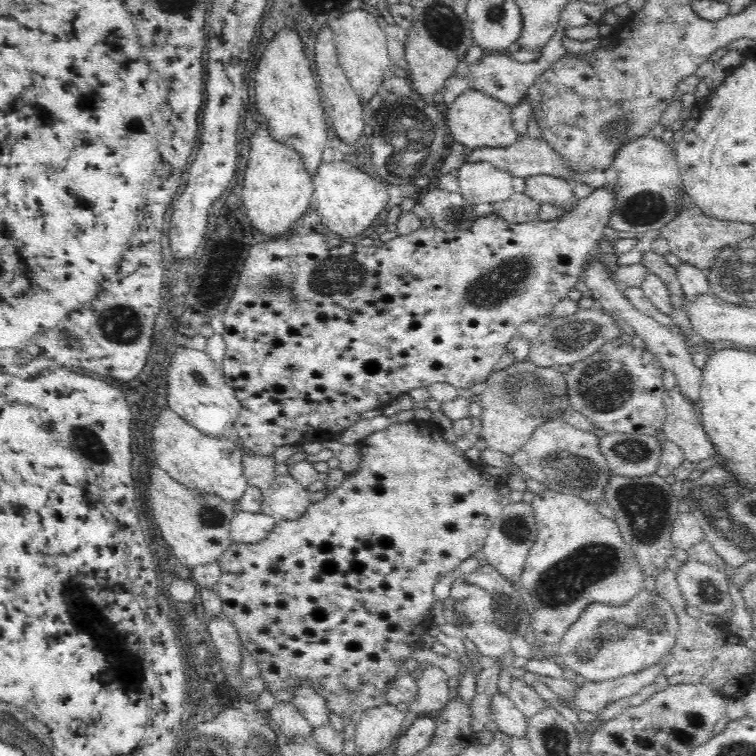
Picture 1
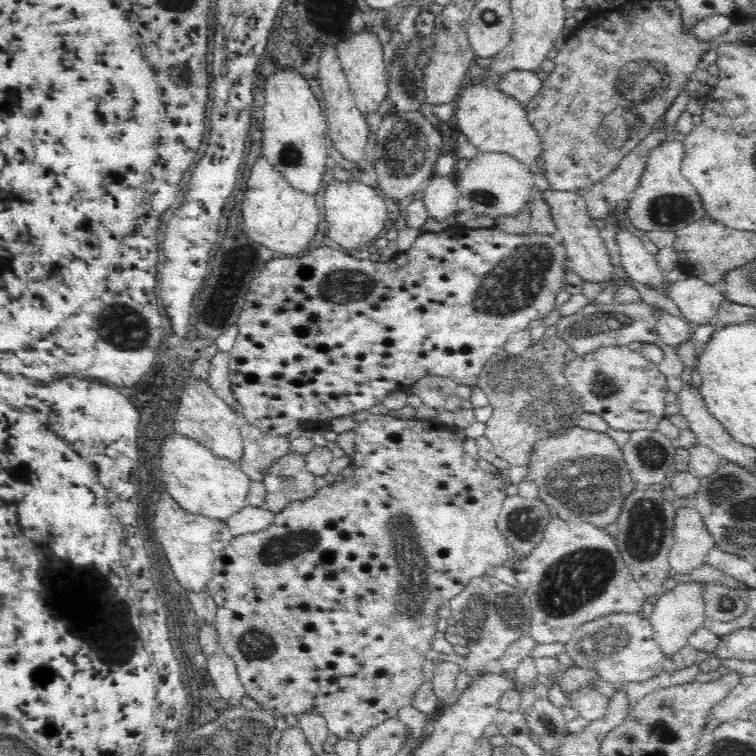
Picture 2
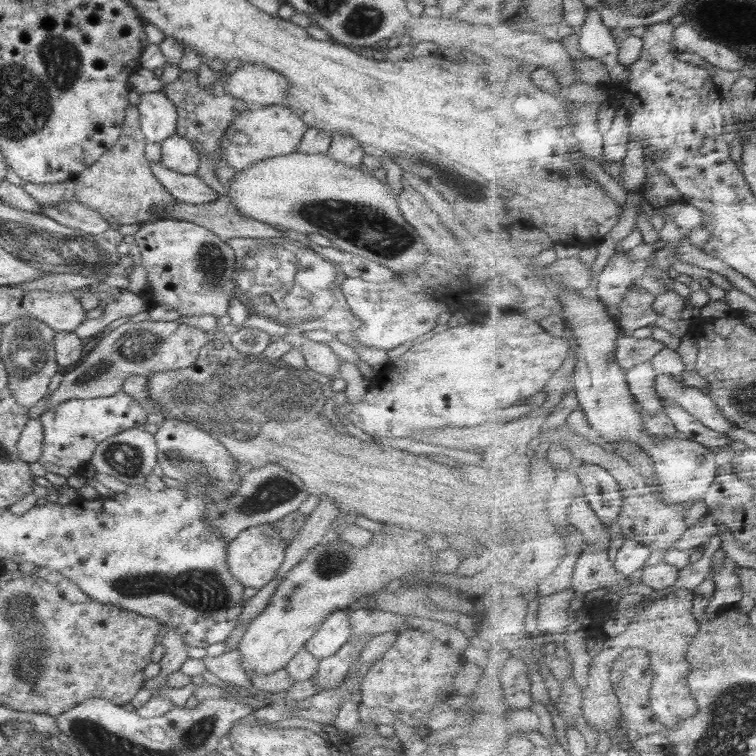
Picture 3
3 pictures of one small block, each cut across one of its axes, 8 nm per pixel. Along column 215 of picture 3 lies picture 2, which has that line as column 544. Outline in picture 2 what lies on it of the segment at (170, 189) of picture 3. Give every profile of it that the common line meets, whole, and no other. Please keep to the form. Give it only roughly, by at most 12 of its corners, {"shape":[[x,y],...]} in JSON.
{"shape":[[543,192],[573,271],[608,284],[614,266],[585,200]]}

